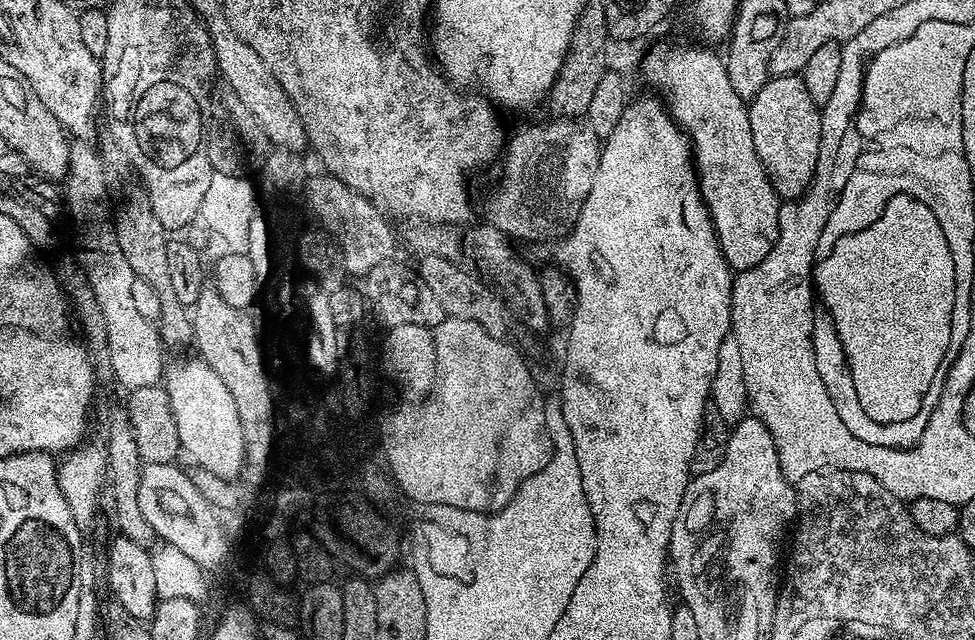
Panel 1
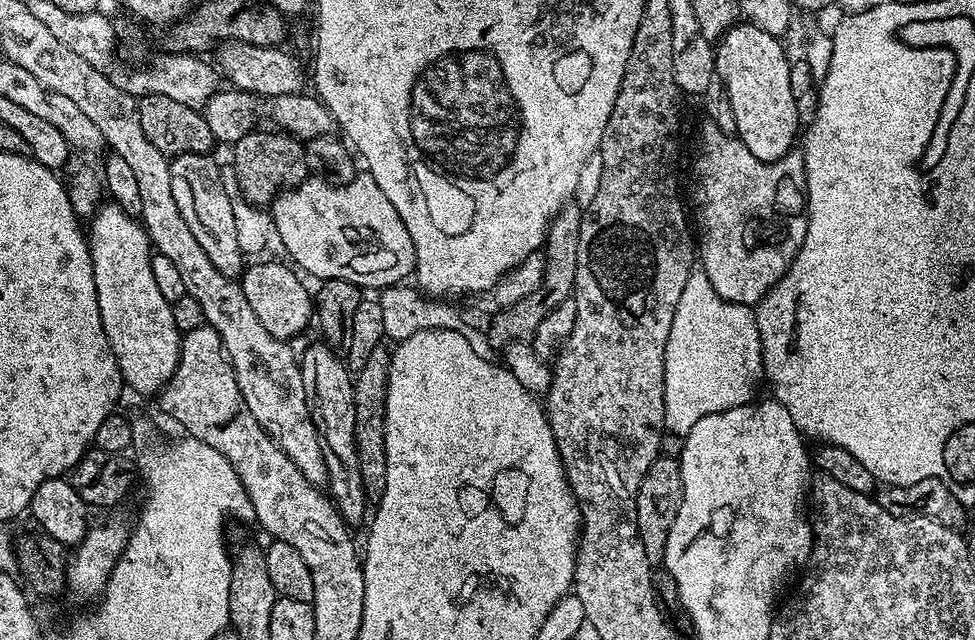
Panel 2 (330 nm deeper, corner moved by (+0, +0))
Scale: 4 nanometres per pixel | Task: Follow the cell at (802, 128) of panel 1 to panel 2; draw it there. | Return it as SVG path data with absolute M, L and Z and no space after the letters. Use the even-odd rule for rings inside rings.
M738 22L725 36L720 37L715 45L716 69L723 81L724 95L728 96L729 104L734 110L737 123L735 135L744 143L746 150L759 160L782 160L793 151L792 143L797 143L800 128L801 105L790 91L790 66L792 60L784 53L781 41L777 37L766 34L758 26L750 22Z

